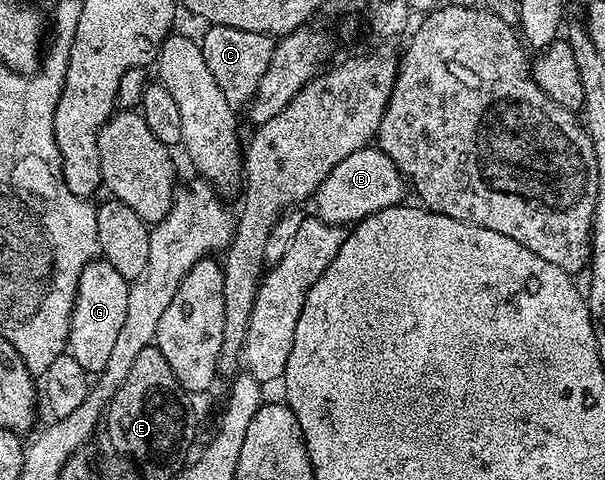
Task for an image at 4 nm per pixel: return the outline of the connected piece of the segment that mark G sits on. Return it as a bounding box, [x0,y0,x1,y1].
[67,260,129,376]

